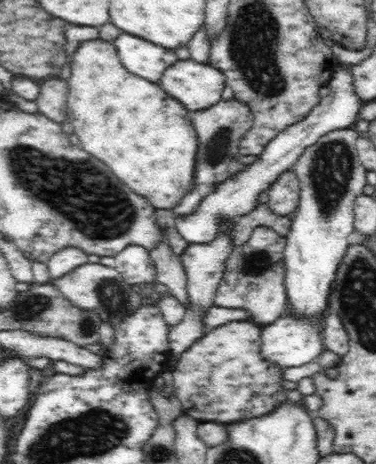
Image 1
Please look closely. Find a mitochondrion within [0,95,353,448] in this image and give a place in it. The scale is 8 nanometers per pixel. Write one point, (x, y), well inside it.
(107, 213)

